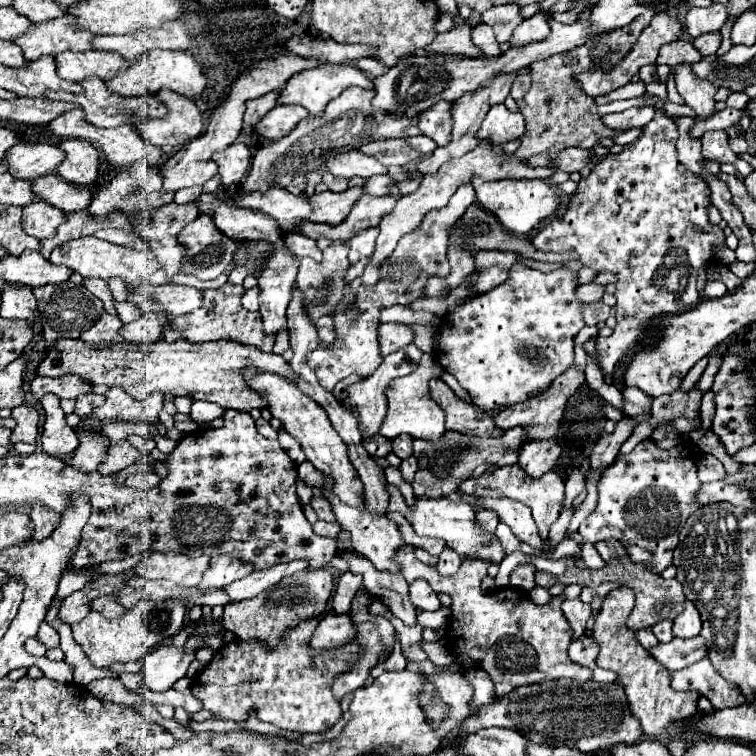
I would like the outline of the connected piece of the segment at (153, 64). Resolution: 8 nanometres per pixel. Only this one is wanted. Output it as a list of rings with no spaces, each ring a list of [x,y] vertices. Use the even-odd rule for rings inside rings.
[[[148,50],[142,58],[130,64],[128,70],[122,70],[116,74],[116,78],[110,78],[106,86],[120,96],[146,96],[156,94],[162,88],[168,88],[182,96],[196,96],[204,90],[206,76],[200,64],[182,50]]]

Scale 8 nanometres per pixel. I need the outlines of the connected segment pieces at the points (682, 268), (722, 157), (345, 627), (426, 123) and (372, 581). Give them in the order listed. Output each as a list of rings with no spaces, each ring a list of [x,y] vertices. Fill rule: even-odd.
[[[656,114],[644,126],[644,136],[630,148],[620,154],[608,154],[592,166],[590,176],[578,182],[578,190],[572,194],[564,214],[554,218],[532,240],[538,250],[576,250],[584,266],[618,274],[618,292],[614,294],[618,300],[618,322],[610,338],[596,340],[598,368],[606,376],[612,376],[614,364],[622,356],[652,344],[652,318],[680,314],[698,306],[698,272],[710,266],[718,248],[724,248],[724,232],[708,222],[708,184],[692,172],[678,172],[676,140],[674,120]],[[688,222],[698,224],[702,230],[690,230]]]
[[[710,130],[702,136],[702,156],[706,160],[714,160],[718,164],[734,164],[738,156],[728,146],[728,134],[724,130]]]
[[[328,612],[318,628],[314,630],[314,636],[310,640],[310,646],[314,646],[316,650],[326,650],[332,646],[340,646],[350,642],[356,636],[356,626],[350,614],[336,614],[336,612]]]
[[[438,102],[436,106],[424,110],[420,114],[418,128],[438,146],[446,146],[452,140],[452,104]]]
[[[338,550],[338,556],[342,556],[352,574],[364,576],[364,588],[372,594],[378,594],[380,598],[388,598],[392,606],[392,614],[400,618],[404,624],[416,624],[416,608],[412,606],[408,598],[408,582],[400,578],[400,574],[380,572],[368,562],[366,558],[360,558],[358,554],[352,554],[348,550]]]

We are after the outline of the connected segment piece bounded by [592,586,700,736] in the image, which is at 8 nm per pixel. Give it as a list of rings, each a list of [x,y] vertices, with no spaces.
[[[620,586],[620,588],[612,590],[606,596],[606,600],[602,604],[602,612],[598,614],[598,618],[594,622],[592,638],[600,646],[598,664],[602,668],[610,668],[610,670],[618,672],[618,682],[622,682],[622,686],[624,686],[628,702],[630,702],[630,710],[640,720],[644,734],[660,736],[660,734],[668,732],[670,724],[690,720],[696,714],[696,702],[698,702],[700,694],[696,690],[676,692],[670,686],[670,672],[664,666],[660,666],[660,662],[656,662],[648,650],[644,650],[640,646],[640,642],[636,640],[636,632],[626,626],[626,620],[628,620],[632,608],[634,608],[634,590],[632,588]]]

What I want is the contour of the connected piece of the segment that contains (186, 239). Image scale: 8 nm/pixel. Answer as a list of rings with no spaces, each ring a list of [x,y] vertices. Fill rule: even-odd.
[[[200,214],[180,232],[178,240],[188,248],[182,272],[194,274],[200,280],[218,278],[238,250],[238,244],[216,228],[212,214]]]

